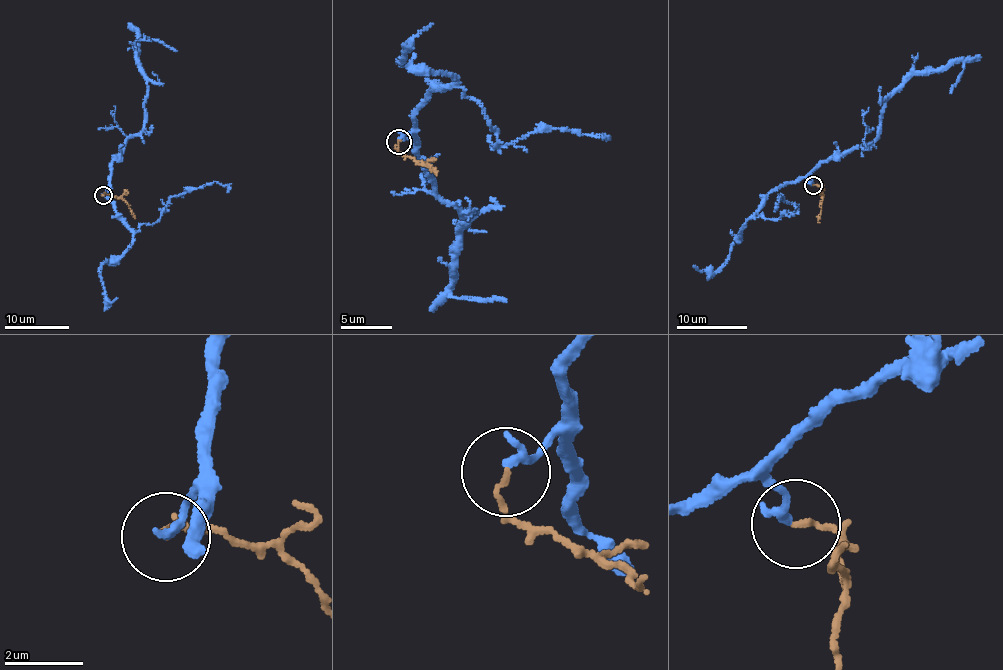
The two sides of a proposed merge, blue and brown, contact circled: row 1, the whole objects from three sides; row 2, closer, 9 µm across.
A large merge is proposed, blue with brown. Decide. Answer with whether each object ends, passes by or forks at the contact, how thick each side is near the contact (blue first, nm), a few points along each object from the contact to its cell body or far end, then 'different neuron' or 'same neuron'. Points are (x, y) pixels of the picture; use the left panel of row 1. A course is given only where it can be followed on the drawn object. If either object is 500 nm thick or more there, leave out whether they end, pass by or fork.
blue ends there; brown ends there; 220 nm thick on the blue side, 130 nm on the other; blue runs (102, 195), (111, 170), (127, 140), (142, 130), (148, 80), (135, 54), (139, 45), (137, 31), (176, 51); brown runs (102, 195), (121, 197), (135, 218); different neuron

